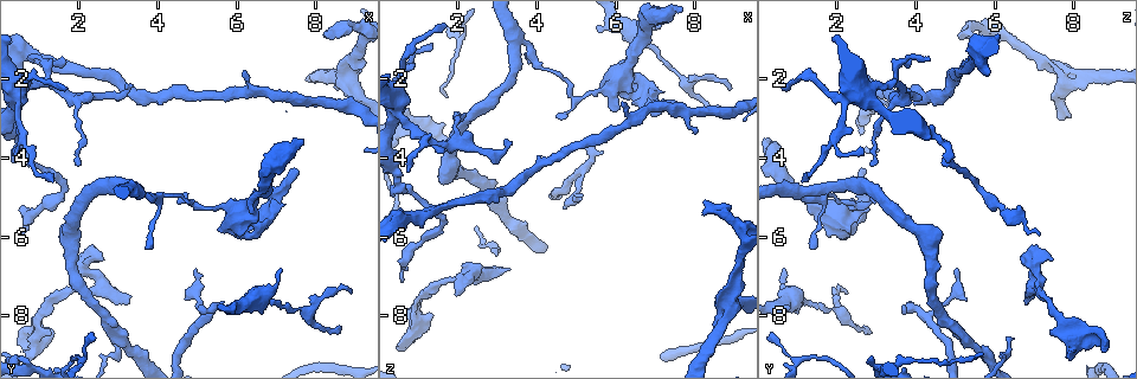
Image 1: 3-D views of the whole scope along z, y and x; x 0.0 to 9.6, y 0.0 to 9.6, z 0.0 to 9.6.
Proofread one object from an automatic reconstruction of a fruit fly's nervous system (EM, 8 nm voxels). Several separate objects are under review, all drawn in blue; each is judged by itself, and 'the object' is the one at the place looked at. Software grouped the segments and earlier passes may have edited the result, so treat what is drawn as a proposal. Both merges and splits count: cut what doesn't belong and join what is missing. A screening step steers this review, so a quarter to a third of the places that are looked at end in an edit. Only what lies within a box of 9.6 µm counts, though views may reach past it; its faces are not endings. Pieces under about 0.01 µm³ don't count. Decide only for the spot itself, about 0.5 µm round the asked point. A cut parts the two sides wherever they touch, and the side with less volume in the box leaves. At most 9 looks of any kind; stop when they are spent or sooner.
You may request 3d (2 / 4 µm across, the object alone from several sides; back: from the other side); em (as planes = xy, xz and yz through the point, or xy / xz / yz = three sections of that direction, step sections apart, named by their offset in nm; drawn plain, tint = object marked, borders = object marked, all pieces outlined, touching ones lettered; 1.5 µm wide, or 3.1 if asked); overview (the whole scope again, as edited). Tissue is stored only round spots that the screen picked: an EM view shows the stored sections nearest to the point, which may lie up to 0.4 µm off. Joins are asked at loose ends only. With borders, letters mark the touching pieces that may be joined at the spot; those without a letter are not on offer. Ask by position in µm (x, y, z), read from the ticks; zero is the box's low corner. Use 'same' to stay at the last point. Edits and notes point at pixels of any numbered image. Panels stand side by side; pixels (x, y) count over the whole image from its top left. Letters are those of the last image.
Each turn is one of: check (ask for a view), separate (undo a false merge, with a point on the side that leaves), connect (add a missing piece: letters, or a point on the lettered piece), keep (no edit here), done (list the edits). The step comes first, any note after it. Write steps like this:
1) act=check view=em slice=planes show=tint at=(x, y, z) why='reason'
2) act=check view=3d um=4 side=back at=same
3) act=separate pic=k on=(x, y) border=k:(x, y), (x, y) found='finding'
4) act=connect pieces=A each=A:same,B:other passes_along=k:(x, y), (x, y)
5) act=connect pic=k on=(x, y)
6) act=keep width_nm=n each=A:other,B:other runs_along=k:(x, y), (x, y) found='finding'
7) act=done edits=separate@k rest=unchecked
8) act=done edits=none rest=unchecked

act=check view=3d um=2 at=(0.65, 8.95, 8.80) why='branch stops here'

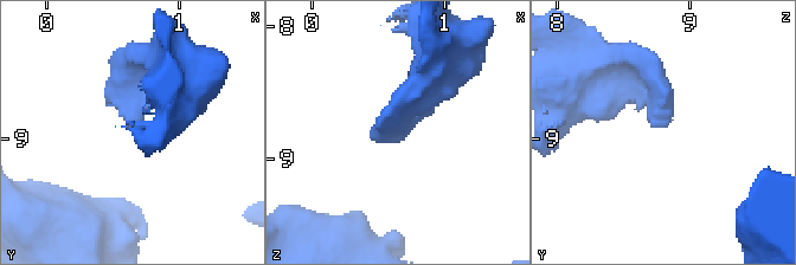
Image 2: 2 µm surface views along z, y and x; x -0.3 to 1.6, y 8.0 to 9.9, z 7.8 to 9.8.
act=check view=em slice=planes show=borders at=(0.70, 8.90, 8.82) why='shape alone is not enough'

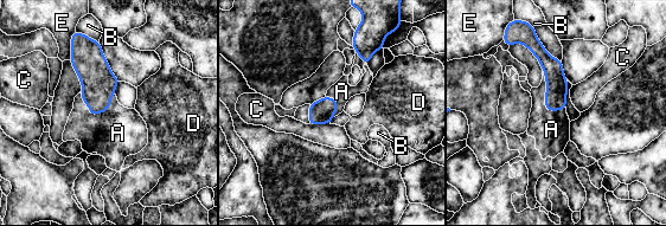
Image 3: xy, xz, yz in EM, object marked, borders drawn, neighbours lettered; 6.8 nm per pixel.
act=connect pic=3 on=(551, 129) width_nm=140 each=A:same,B:other,C:other,D:other,E:other found='it goes on there'

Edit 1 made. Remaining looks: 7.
act=check view=3d um=2 at=(2.25, 6.50, 7.10) why='abrupt turn'

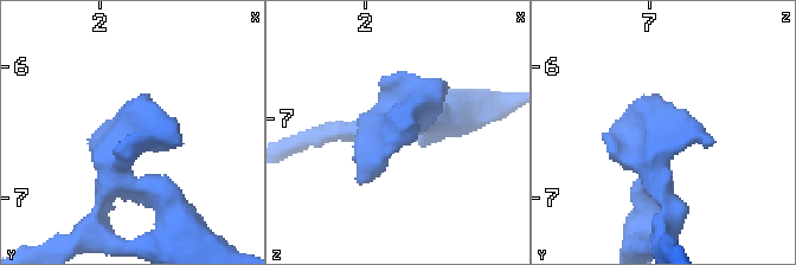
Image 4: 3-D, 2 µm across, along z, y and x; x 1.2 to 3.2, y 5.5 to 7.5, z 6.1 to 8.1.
act=check view=em slice=xy step=4 show=tint at=(2.18, 6.52, 7.10)

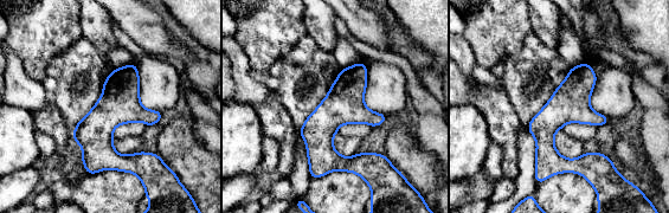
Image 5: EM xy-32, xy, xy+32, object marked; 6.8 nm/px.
act=check view=em slice=planes show=borders at=same

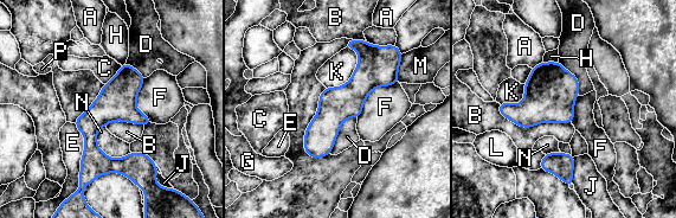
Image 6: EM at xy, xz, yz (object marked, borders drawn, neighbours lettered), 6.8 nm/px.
act=keep longest_contact=B:500nm each=A:other,B:other,C:other,D:other,E:other,F:other,G:other,H:other,J:other,K:other,L:other,M:other,N:other,P:other border=6:(497, 103), (523, 127), (571, 123) found='continuous, no second neuron'

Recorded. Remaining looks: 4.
act=check view=3d um=4 at=(8.20, 0.85, 5.40) why='branch stops here'

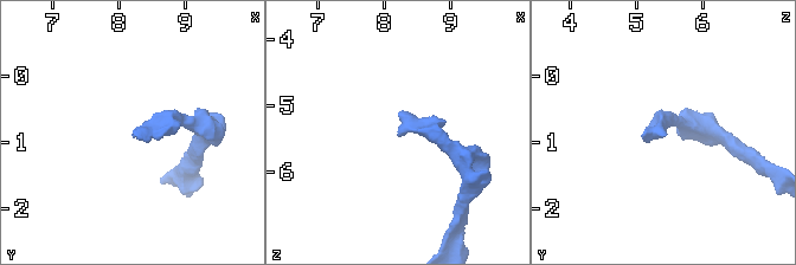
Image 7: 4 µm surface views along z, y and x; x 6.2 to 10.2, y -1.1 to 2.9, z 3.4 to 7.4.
act=check view=em slice=planes show=borders at=(8.15, 0.90, 5.35) why='shape alone is not enough'

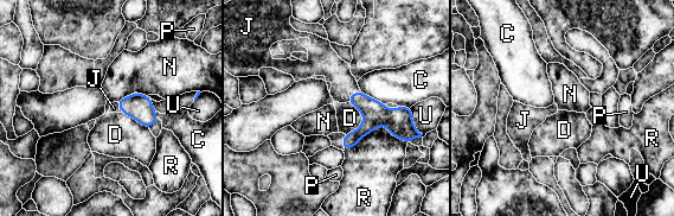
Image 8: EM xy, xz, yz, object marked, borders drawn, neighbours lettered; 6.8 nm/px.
act=connect pic=8 on=(335, 70) longest_contact=R:440nm each=C:other,D:other,J:same,N:other,P:other,R:other,U:other found='the neuron continues'

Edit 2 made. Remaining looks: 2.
act=check view=em slice=planes show=borders at=(7.50, 4.25, 2.70) why='free end'

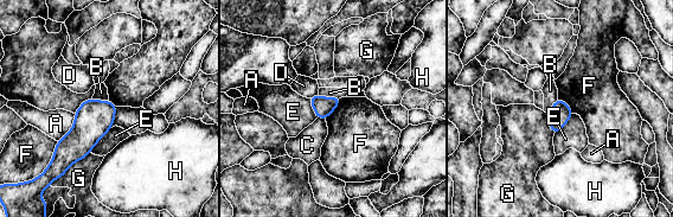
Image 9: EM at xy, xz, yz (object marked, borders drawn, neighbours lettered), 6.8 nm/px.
act=keep each=A:other,B:other,C:other,D:other,E:other,F:other,G:other,H:other border=9:(341, 97), (338, 106), (325, 119) found='none of them fits'

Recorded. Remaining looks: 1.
act=done edits=connect@3,connect@8 rest=unchecked

